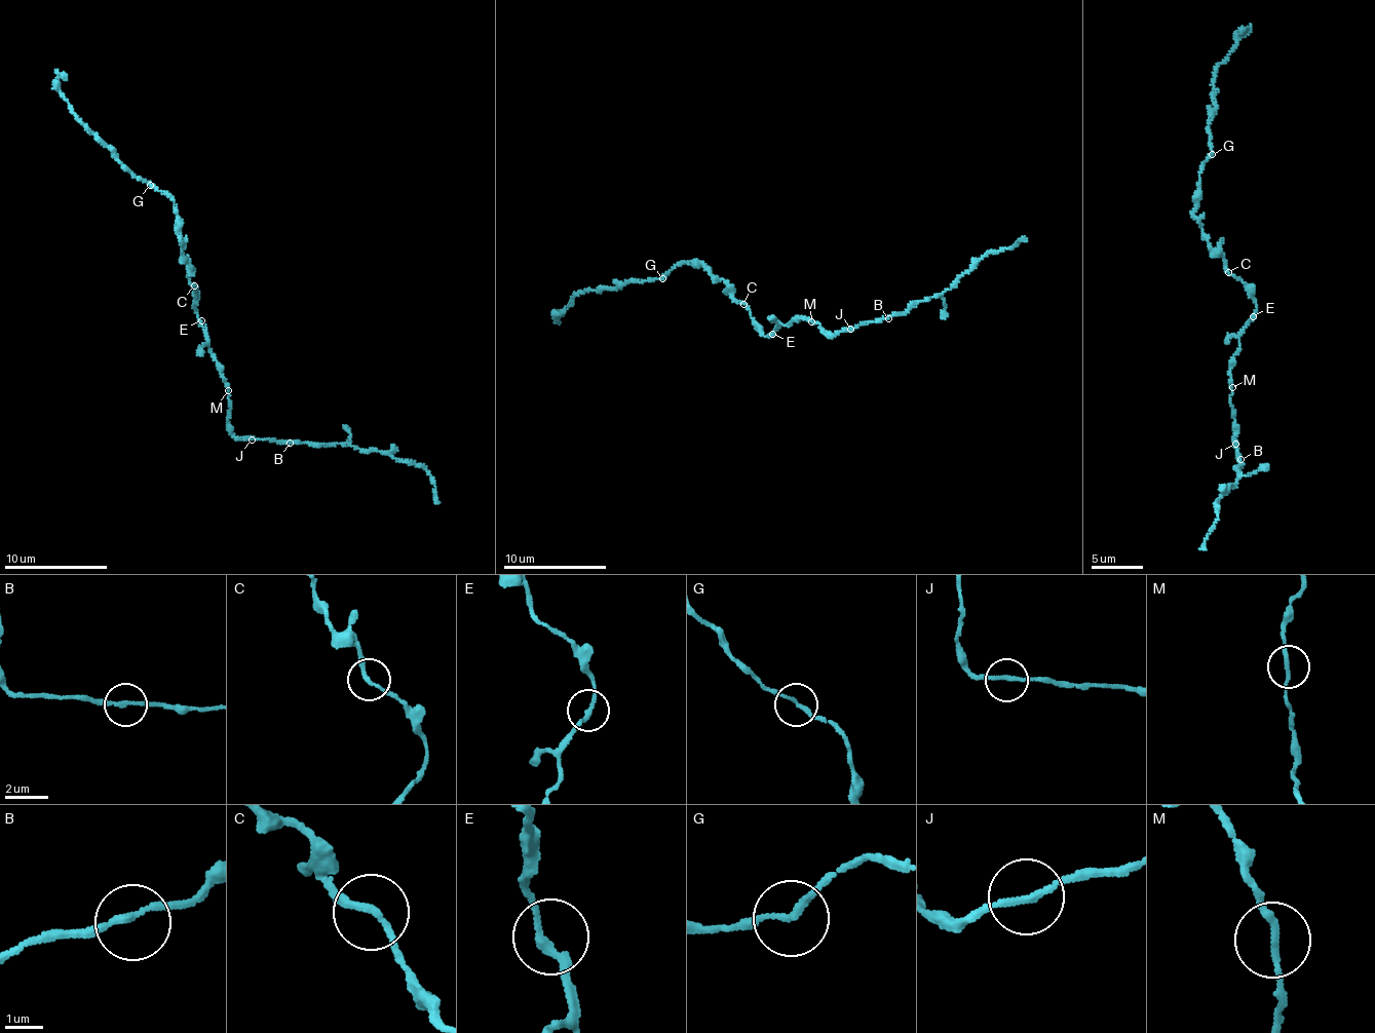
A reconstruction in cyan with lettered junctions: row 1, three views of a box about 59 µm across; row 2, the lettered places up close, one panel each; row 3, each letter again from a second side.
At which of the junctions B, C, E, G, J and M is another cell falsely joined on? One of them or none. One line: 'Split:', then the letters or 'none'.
Split: none

